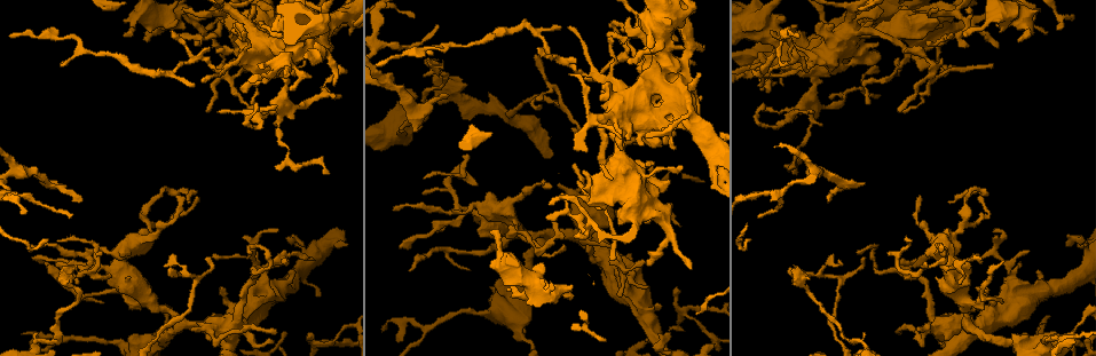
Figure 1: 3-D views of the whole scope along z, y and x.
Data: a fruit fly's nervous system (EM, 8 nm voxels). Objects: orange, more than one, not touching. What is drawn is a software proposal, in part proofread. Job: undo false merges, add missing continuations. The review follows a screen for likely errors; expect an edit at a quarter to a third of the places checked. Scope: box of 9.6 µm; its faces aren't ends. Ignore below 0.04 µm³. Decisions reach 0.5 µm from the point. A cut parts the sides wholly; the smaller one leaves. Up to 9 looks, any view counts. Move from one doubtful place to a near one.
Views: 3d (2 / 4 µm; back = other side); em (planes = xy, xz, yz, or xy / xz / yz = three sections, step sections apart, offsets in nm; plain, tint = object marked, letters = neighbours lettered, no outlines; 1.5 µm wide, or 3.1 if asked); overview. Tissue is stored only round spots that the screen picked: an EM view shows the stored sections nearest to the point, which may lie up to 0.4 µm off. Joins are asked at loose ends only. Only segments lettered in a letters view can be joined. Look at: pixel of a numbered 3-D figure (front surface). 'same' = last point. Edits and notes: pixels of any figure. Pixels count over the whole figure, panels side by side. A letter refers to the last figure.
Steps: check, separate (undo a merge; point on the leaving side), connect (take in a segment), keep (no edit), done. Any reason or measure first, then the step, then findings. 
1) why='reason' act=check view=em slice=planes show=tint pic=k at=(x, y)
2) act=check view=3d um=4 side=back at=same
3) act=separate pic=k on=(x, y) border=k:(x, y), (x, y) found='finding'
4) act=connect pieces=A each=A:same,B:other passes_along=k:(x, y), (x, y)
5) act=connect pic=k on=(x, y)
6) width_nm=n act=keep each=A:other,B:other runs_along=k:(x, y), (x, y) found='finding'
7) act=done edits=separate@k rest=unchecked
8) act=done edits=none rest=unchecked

why='thin end' act=check view=em slice=planes show=letters pic=1 at=(829, 99)

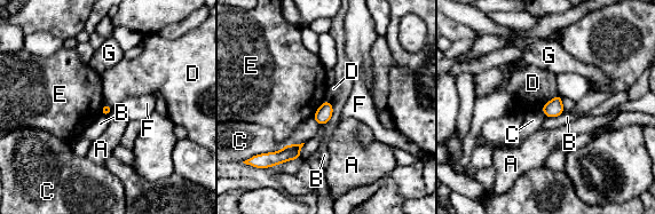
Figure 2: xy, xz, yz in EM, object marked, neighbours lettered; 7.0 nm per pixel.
act=keep each=A:other,B:other,C:other,D:other,E:other,F:other,G:other border=2:(565, 111), (553, 117), (545, 117) found='none of them fits'

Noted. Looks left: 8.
act=check view=em slice=planes show=plain pic=1 at=(863, 185)

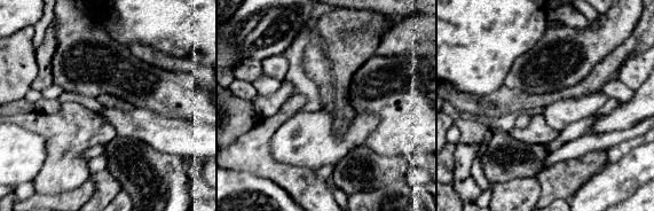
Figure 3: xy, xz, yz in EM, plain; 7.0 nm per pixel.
why='see the neighbours' act=check view=em slice=planes show=letters at=same

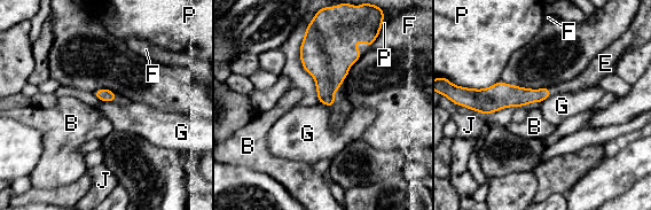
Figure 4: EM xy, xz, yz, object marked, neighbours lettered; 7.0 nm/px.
act=connect pieces=E each=B:other,E:same,F:other,G:other,J:other,P:other passes_along=4:(516, 96), (550, 91), (583, 80) found='it goes on there'

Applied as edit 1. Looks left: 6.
act=check view=overview

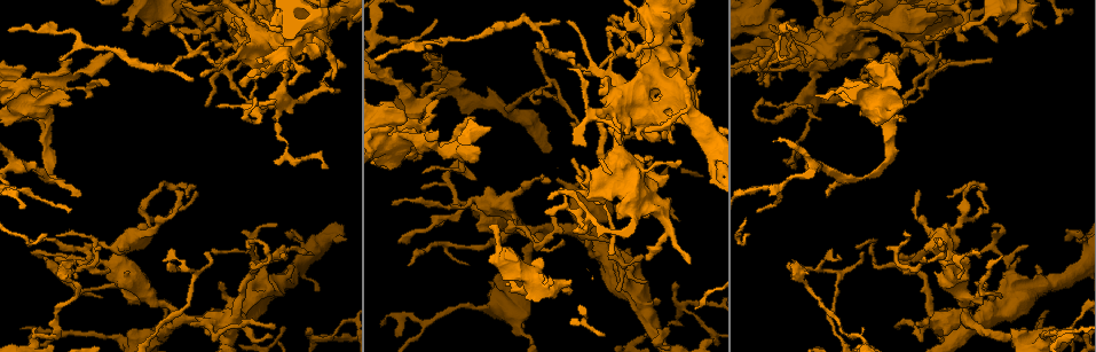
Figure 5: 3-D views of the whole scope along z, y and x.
why='tapers out' act=check view=em slice=xy step=8 show=letters pic=5 at=(109, 82)

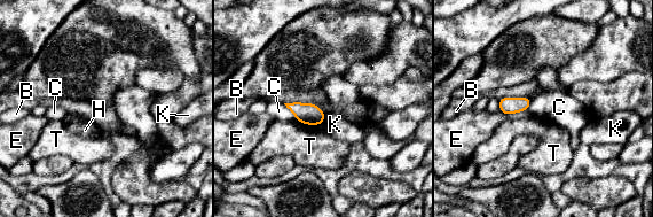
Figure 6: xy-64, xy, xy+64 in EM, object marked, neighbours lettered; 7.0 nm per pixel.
act=keep each=B:other,C:other,E:other,H:other,K:other,T:other found='no lettered segment goes on from it'

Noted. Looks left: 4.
why='branch stops here' act=check view=em slice=xy step=4 show=tint pic=5 at=(1028, 246)

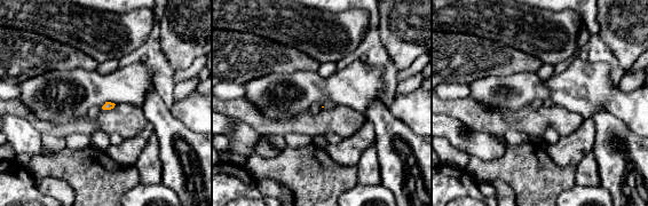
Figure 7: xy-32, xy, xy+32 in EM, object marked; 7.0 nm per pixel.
act=check view=em slice=yz step=4 show=letters at=same

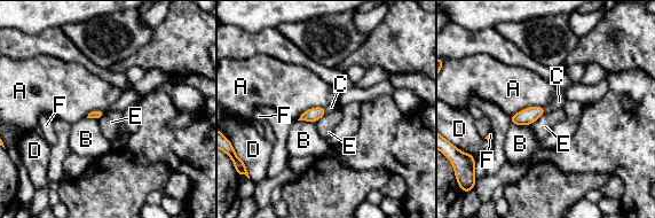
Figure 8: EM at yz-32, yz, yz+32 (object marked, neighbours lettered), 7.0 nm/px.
act=connect pieces=C each=A:other,B:other,C:same,D:other,E:other,F:other passes_along=8:(527, 116), (545, 109), (559, 101) found='the neuron continues'

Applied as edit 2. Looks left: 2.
act=done edits=connect@4,connect@8 rest=unchecked

